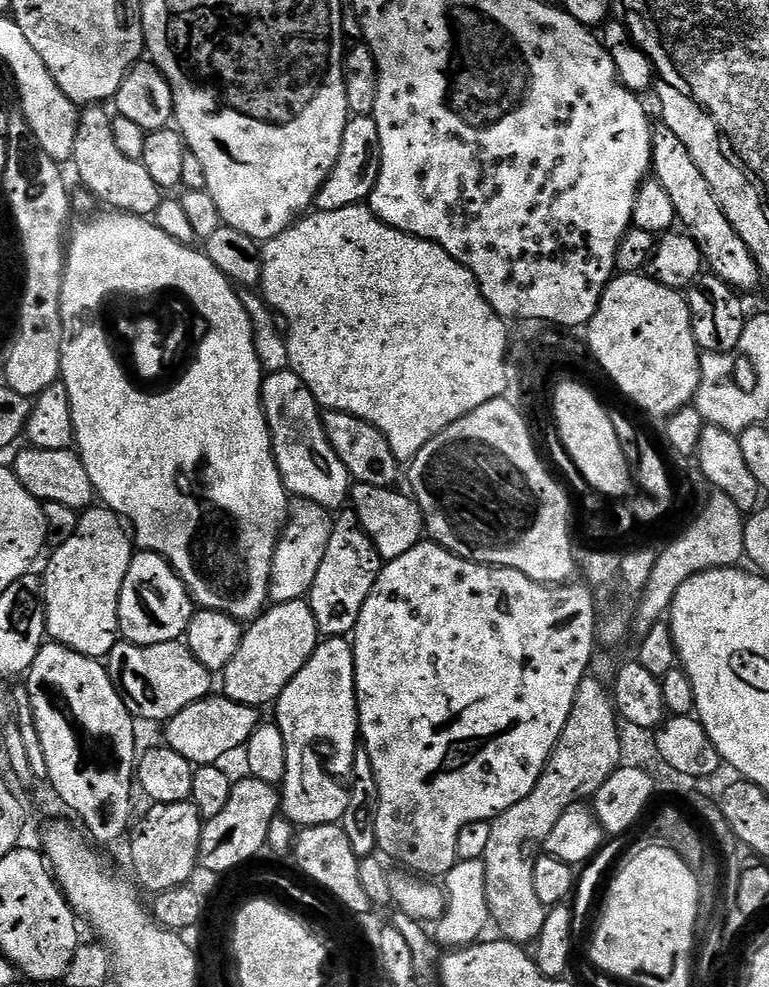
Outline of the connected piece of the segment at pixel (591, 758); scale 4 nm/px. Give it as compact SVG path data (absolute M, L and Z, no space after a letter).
M586 678L578 686L570 718L534 790L530 790L522 802L514 802L510 810L491 821L490 843L483 858L486 902L491 919L500 927L499 935L513 944L528 946L535 942L548 917L544 904L538 902L538 893L534 891L534 862L544 852L550 830L554 830L558 818L566 814L571 804L592 798L620 767L622 724L616 714L616 703L612 700L609 685L603 679L592 679Z

